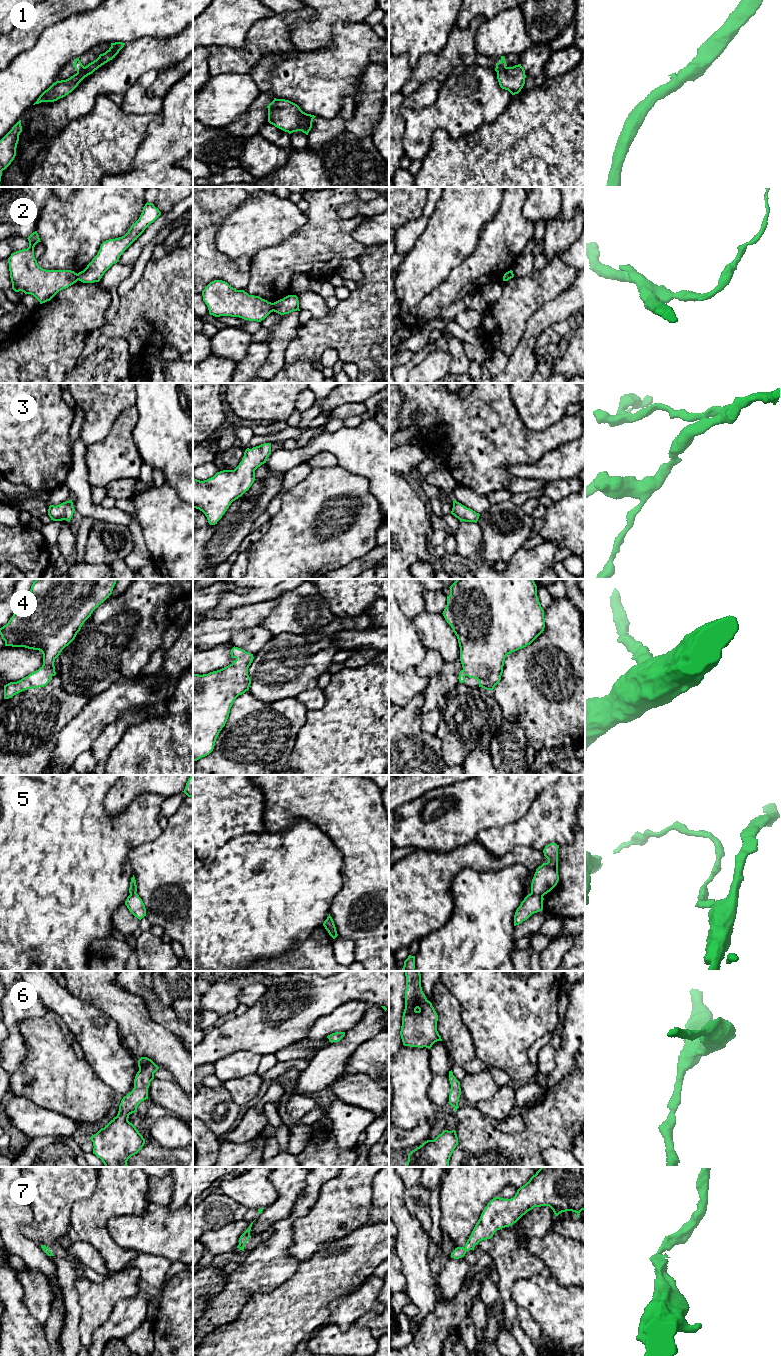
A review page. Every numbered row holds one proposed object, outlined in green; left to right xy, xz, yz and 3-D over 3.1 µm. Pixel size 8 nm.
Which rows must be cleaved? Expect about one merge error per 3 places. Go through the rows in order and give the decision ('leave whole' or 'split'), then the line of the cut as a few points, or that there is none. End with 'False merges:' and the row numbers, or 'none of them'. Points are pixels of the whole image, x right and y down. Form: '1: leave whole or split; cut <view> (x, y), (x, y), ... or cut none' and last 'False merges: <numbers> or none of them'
1: split; cut yz (505, 66), (497, 72)
2: split; cut xz (273, 303), (274, 310)
3: leave whole; cut none
4: leave whole; cut none
5: split; cut yz (531, 892), (542, 896)
6: leave whole; cut none
7: leave whole; cut none
False merges: 1, 2, 5

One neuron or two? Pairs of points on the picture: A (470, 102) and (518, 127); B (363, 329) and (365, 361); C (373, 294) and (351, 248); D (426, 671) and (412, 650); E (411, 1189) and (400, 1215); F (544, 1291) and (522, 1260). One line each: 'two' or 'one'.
A: two
B: one
C: two
D: two
E: two
F: two

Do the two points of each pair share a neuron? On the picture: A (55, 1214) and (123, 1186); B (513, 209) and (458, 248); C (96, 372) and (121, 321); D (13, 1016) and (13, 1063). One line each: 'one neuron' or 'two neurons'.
A: two neurons
B: two neurons
C: two neurons
D: one neuron

